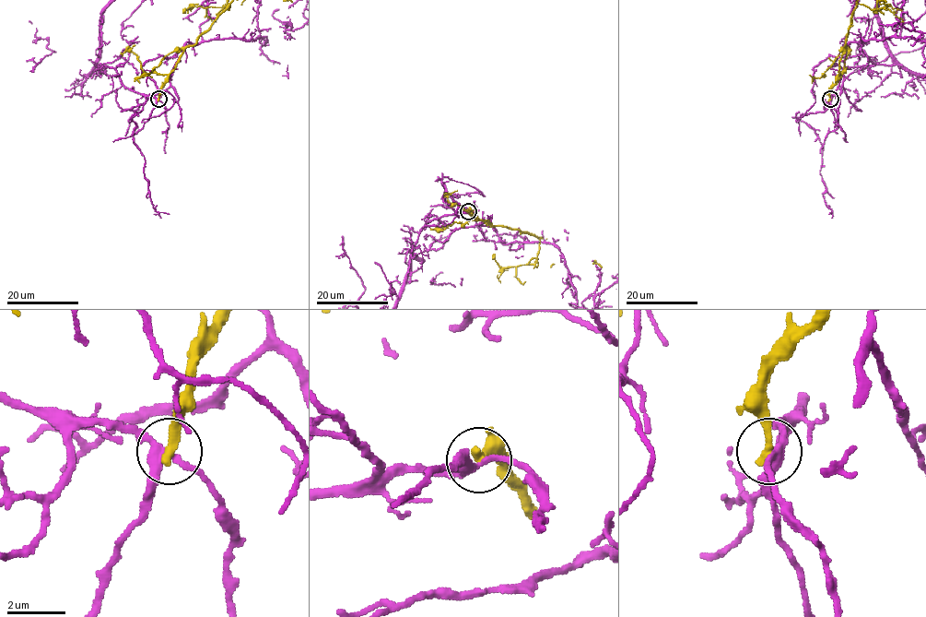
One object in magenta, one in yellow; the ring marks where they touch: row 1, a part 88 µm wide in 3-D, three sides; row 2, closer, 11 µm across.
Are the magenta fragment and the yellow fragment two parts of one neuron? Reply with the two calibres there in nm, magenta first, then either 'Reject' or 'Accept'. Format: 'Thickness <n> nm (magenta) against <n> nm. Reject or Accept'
Thickness 280 nm (magenta) against 320 nm. Reject

